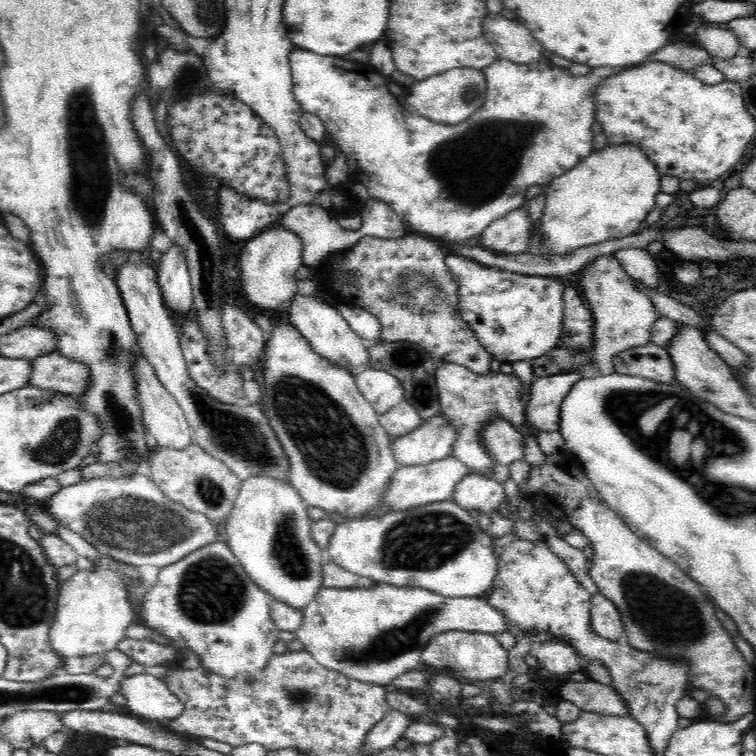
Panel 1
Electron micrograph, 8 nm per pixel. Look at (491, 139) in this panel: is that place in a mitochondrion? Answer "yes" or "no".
yes

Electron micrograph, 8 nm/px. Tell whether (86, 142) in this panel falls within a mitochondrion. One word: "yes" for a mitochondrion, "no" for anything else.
yes

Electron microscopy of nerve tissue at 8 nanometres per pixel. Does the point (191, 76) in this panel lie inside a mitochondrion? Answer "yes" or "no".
yes

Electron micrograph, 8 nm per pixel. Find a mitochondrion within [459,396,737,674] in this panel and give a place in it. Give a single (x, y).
(665, 614)

